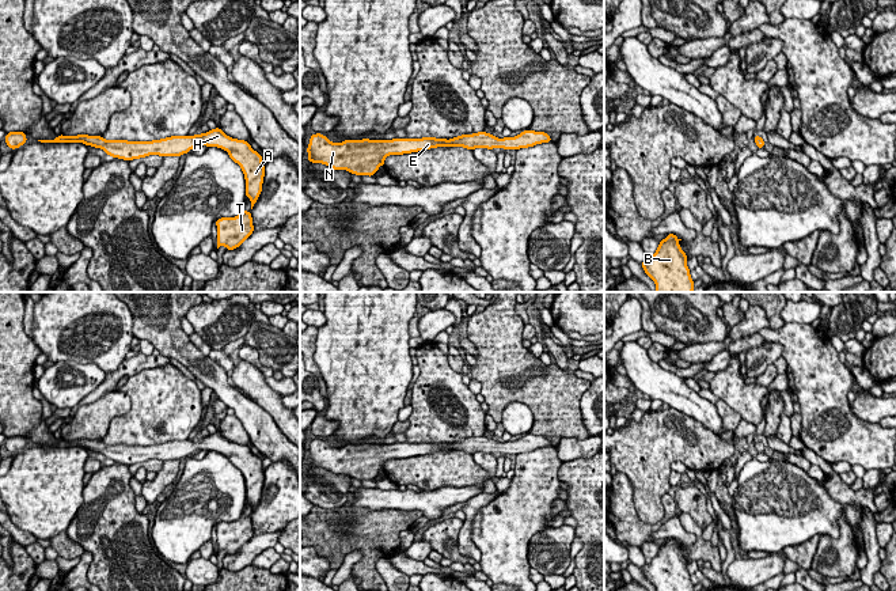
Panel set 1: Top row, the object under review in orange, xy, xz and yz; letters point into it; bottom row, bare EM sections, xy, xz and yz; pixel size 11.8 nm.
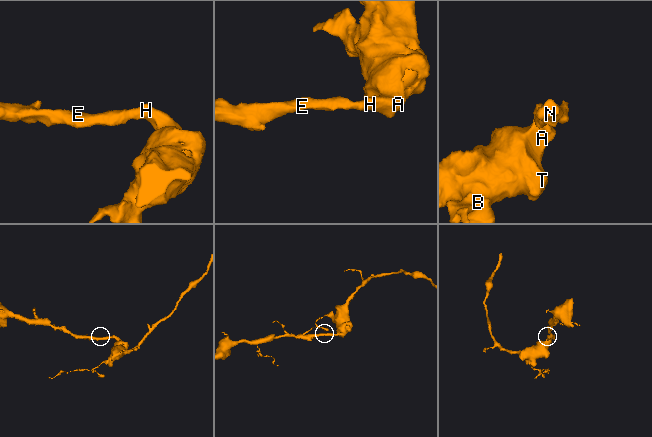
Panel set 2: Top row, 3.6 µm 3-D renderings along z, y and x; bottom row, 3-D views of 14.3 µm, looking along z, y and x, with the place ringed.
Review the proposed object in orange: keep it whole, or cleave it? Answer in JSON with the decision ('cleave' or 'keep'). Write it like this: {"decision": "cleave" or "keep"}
{"decision": "keep"}

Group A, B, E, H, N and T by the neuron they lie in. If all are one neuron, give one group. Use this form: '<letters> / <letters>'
A B E H N T

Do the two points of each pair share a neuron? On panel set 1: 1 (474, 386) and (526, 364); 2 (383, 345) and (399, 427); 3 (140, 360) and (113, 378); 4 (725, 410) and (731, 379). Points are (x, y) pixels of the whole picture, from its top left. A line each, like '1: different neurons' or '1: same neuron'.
1: different neurons
2: different neurons
3: same neuron
4: different neurons

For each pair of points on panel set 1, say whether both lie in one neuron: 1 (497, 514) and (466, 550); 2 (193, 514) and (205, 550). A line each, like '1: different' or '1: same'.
1: different
2: different

